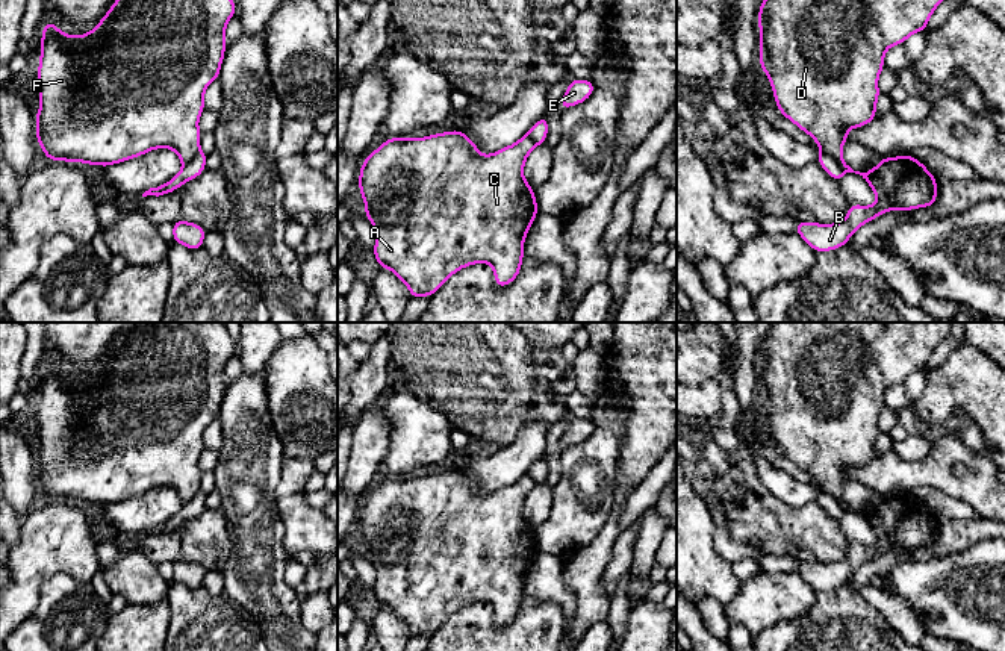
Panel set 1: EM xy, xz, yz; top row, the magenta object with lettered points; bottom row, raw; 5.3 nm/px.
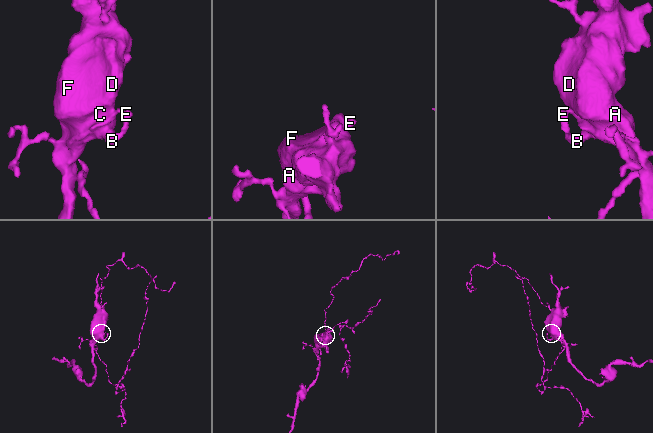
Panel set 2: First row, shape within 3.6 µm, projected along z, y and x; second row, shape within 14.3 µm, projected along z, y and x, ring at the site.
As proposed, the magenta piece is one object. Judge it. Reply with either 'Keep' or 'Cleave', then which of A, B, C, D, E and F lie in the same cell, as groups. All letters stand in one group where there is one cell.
Cleave. Groups: A B C D F / E

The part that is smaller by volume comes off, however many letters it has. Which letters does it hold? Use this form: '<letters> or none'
E

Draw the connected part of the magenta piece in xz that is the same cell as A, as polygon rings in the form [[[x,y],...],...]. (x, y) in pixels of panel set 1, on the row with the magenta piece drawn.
[[[463,130],[442,132],[424,138],[387,138],[377,150],[368,154],[363,164],[360,164],[359,174],[359,189],[365,201],[365,215],[377,233],[372,250],[378,266],[390,269],[407,286],[412,298],[434,295],[454,273],[475,263],[489,263],[493,268],[495,285],[498,288],[510,285],[521,273],[525,236],[539,213],[534,188],[524,179],[524,165],[534,147],[536,142],[527,133],[515,144],[496,150],[492,154],[481,154],[477,150],[477,144],[468,138]]]

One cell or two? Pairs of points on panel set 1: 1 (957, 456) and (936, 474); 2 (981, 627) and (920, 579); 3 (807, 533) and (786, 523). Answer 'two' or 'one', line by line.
1: one
2: one
3: one

